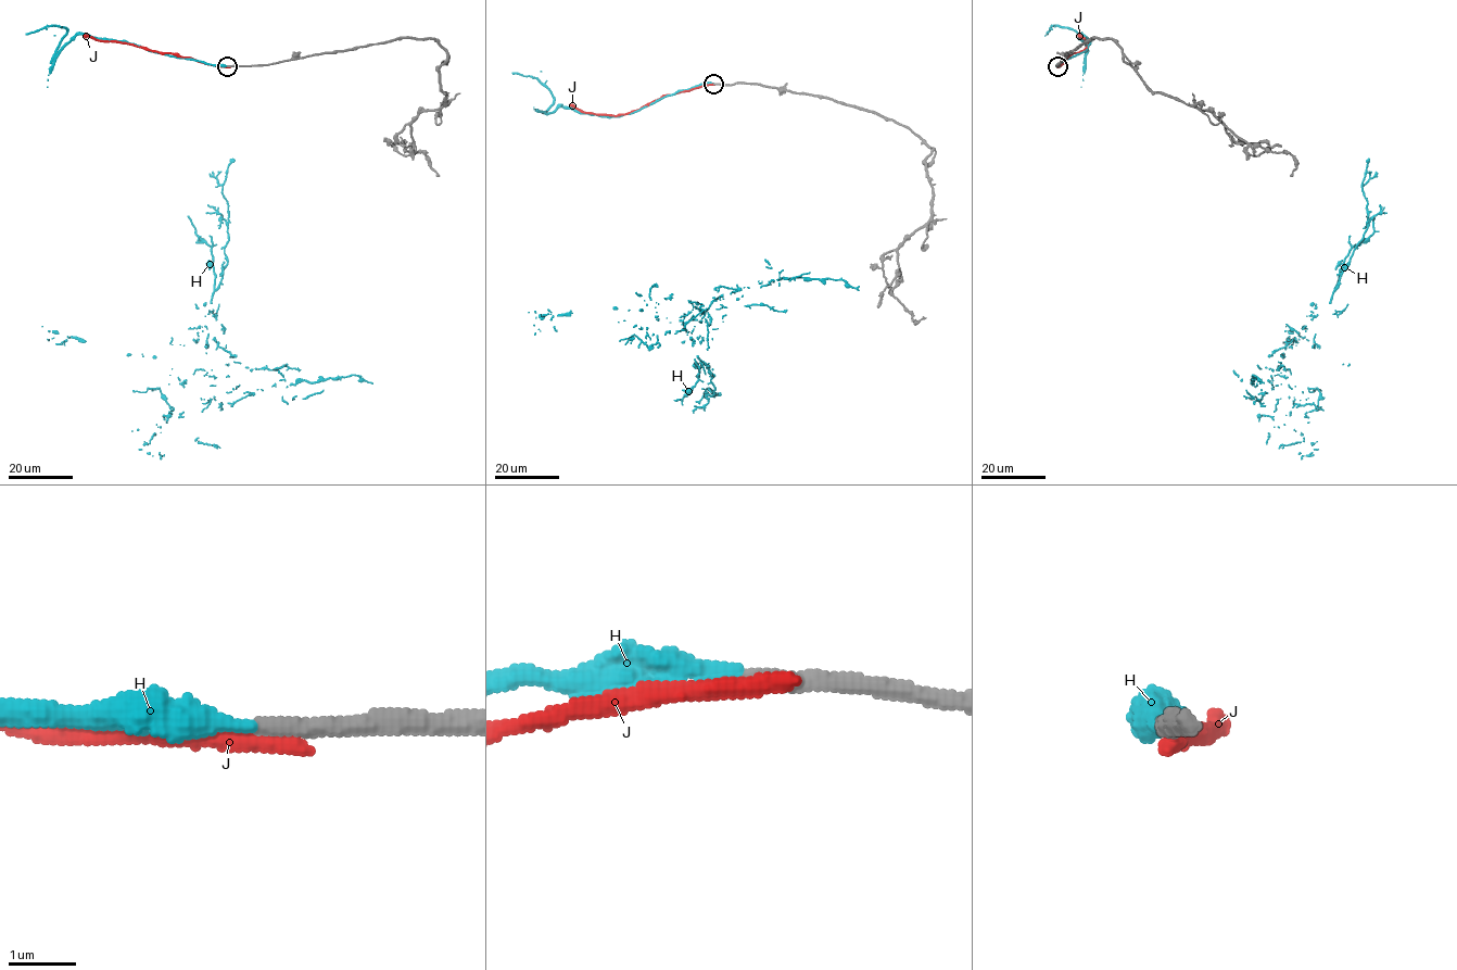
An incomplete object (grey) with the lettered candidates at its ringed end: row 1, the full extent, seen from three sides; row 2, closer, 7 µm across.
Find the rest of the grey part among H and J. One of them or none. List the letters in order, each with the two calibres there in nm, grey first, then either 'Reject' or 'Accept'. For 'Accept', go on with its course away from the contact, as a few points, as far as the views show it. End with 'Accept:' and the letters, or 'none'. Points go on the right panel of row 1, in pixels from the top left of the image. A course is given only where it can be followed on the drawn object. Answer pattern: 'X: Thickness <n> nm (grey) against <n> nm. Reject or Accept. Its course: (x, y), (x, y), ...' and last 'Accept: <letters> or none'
H: Thickness 280 nm (grey) against 280 nm. Accept. Its course: (1058, 66), (1085, 51), (1366, 160), (1367, 229), (1284, 356), (1286, 326), (1044, 35)
J: Thickness 340 nm (grey) against 300 nm. Reject
Accept: H

